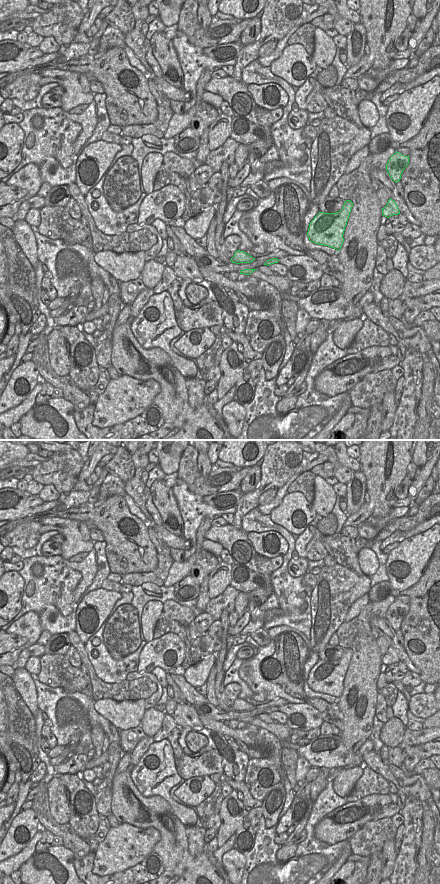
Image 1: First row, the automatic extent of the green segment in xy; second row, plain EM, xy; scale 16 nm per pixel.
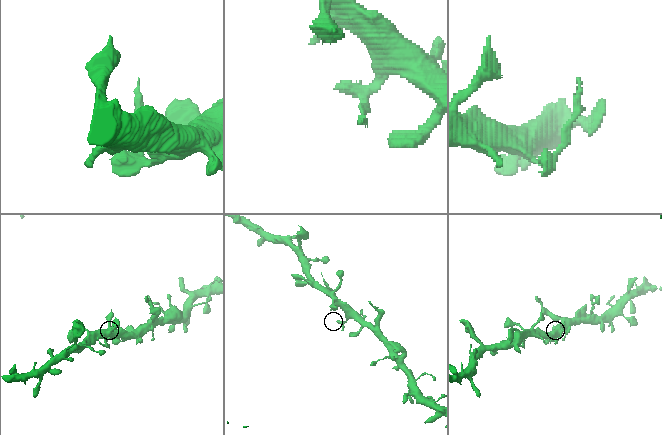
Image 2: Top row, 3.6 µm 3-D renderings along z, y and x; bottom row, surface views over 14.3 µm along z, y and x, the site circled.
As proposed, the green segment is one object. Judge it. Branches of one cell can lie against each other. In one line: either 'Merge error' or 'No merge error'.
No merge error.

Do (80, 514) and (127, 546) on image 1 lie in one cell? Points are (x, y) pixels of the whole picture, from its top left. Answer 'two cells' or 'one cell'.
one cell

